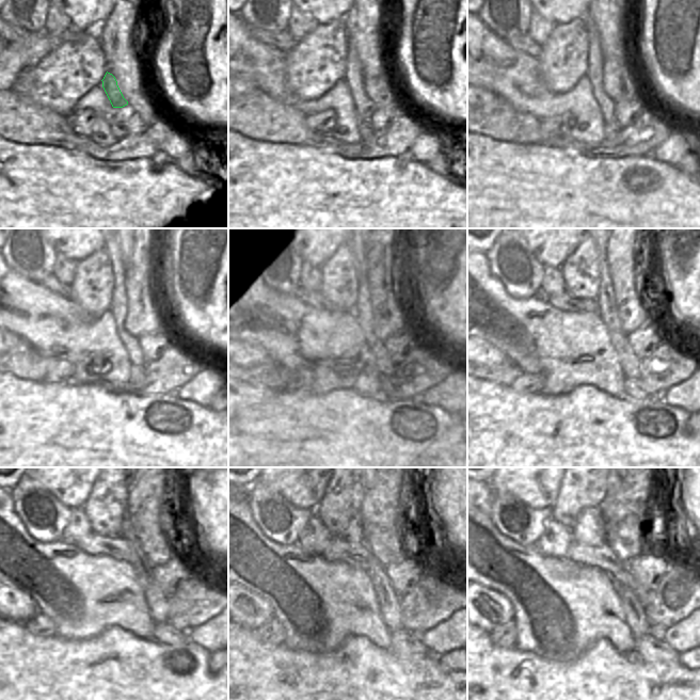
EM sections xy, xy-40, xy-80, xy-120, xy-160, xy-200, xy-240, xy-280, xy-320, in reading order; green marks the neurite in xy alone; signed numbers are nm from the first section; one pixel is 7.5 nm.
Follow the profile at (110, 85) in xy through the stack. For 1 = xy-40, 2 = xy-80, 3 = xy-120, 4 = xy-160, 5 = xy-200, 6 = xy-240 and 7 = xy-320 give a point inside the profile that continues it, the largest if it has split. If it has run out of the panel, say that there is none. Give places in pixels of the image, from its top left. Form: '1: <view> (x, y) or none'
1: xy-40 (364, 106)
2: xy-80 (594, 73)
3: xy-120 (118, 305)
4: xy-160 (360, 250)
5: xy-200 (630, 363)
6: xy-240 (157, 603)
7: xy-320 (635, 616)

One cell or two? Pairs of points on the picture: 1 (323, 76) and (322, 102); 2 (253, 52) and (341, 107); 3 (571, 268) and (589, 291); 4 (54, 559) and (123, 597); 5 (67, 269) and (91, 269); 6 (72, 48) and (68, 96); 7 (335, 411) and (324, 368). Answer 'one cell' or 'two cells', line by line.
1: two cells
2: one cell
3: one cell
4: one cell
5: two cells
6: one cell
7: two cells

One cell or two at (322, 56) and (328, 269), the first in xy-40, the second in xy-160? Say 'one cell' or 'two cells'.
one cell

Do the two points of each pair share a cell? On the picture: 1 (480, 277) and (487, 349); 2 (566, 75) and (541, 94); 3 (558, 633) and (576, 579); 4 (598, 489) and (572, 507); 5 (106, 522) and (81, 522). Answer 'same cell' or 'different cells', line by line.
1: different cells
2: different cells
3: same cell
4: same cell
5: different cells

